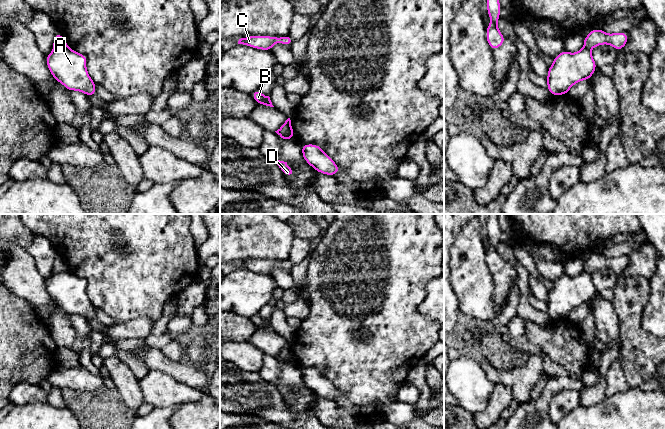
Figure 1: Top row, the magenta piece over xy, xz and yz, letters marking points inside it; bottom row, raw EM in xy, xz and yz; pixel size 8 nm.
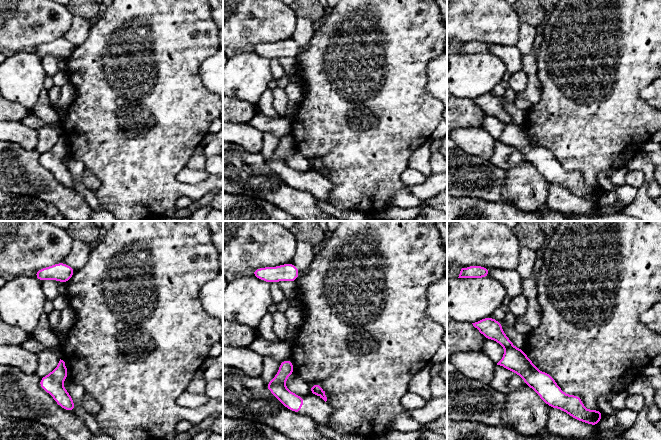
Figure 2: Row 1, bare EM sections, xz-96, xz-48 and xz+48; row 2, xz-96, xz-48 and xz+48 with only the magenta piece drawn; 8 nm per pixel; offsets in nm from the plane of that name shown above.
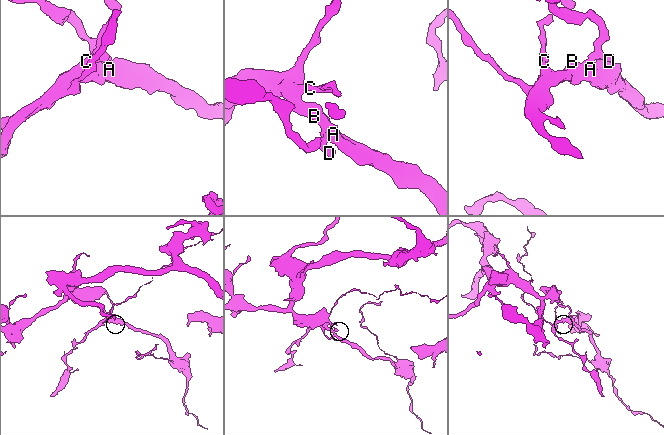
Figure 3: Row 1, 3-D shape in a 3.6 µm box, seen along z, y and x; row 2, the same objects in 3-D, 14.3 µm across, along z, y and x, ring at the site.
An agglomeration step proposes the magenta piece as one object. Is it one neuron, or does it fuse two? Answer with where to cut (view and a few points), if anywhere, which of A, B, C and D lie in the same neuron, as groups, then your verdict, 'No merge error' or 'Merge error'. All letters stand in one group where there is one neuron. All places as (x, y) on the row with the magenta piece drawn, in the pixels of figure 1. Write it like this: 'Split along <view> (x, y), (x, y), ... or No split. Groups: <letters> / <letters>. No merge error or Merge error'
Split along xy (66, 46), (54, 48). Groups: A B C / D. Merge error

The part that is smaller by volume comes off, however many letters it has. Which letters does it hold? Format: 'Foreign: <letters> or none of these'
Foreign: A, B, C

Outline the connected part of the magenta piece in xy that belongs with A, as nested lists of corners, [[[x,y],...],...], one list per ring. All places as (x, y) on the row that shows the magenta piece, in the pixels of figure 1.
[[[69,47],[54,48],[46,55],[46,64],[53,78],[63,84],[68,91],[75,90],[87,96],[95,96],[96,83],[86,69],[86,55]]]

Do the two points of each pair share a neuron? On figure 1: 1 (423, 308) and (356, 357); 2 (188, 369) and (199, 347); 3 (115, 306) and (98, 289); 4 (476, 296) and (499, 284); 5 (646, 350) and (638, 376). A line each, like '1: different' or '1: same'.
1: different
2: different
3: same
4: different
5: same

